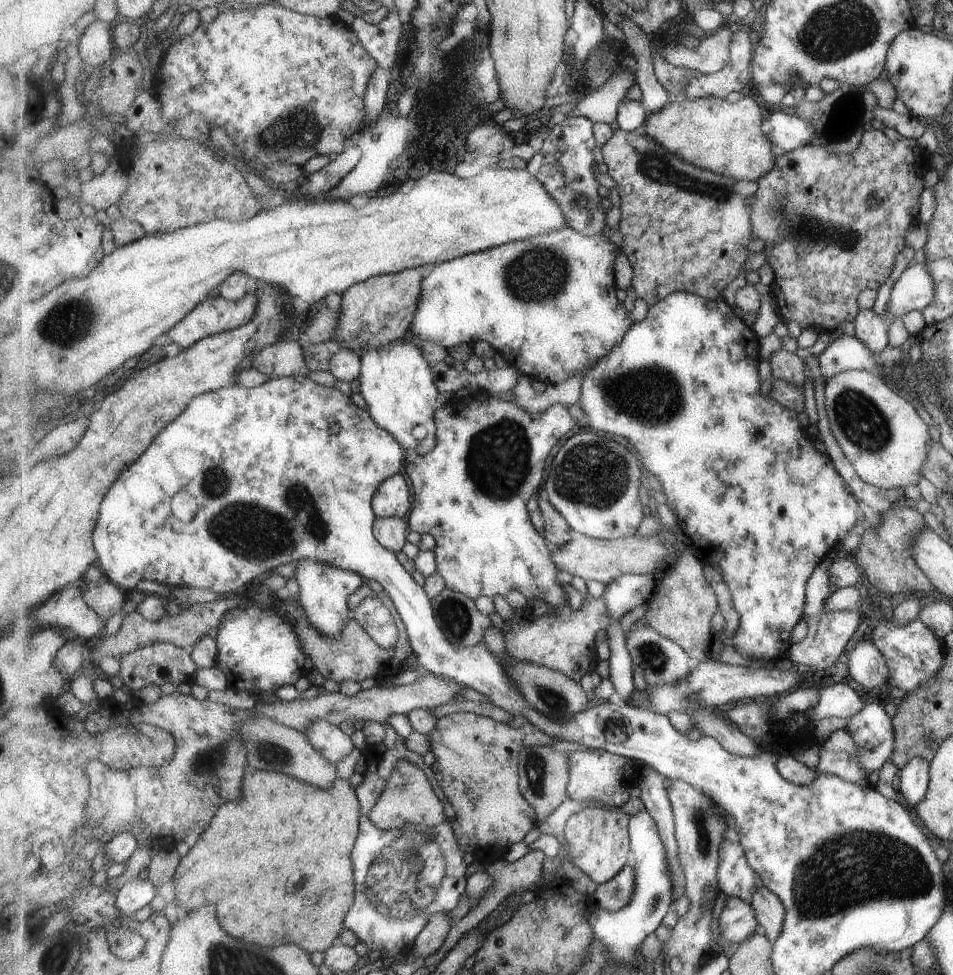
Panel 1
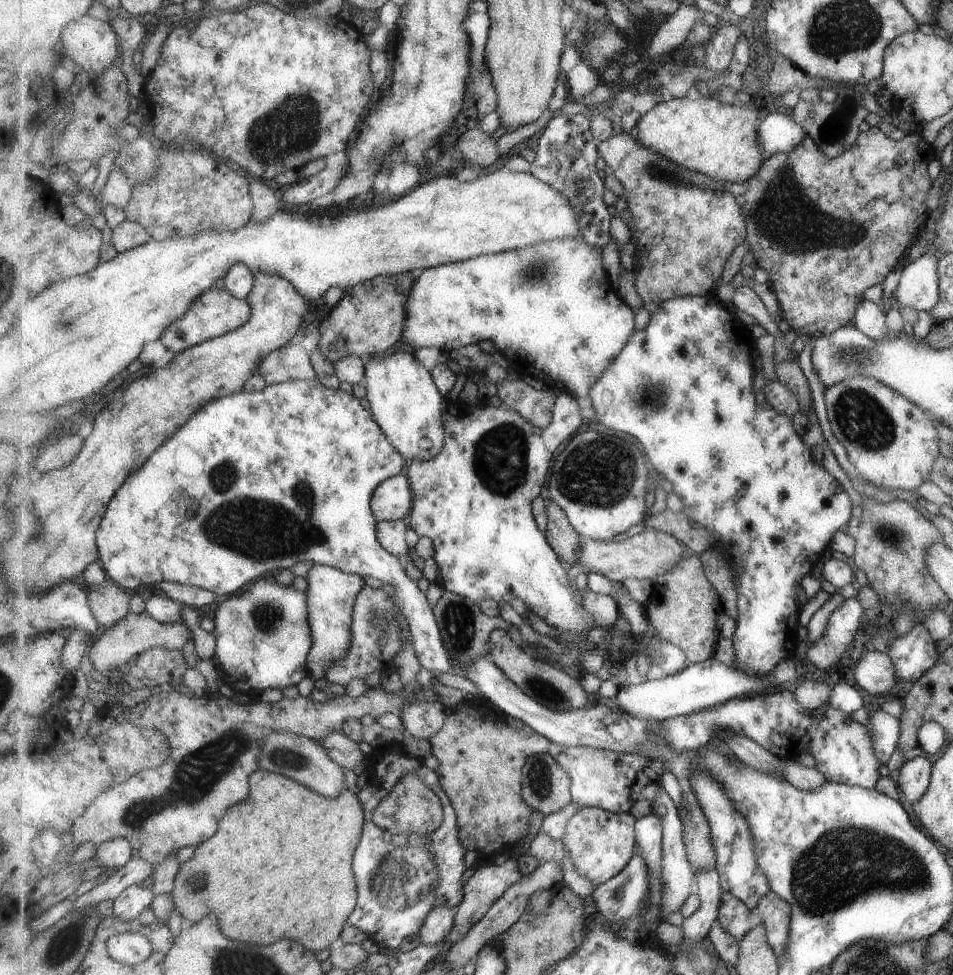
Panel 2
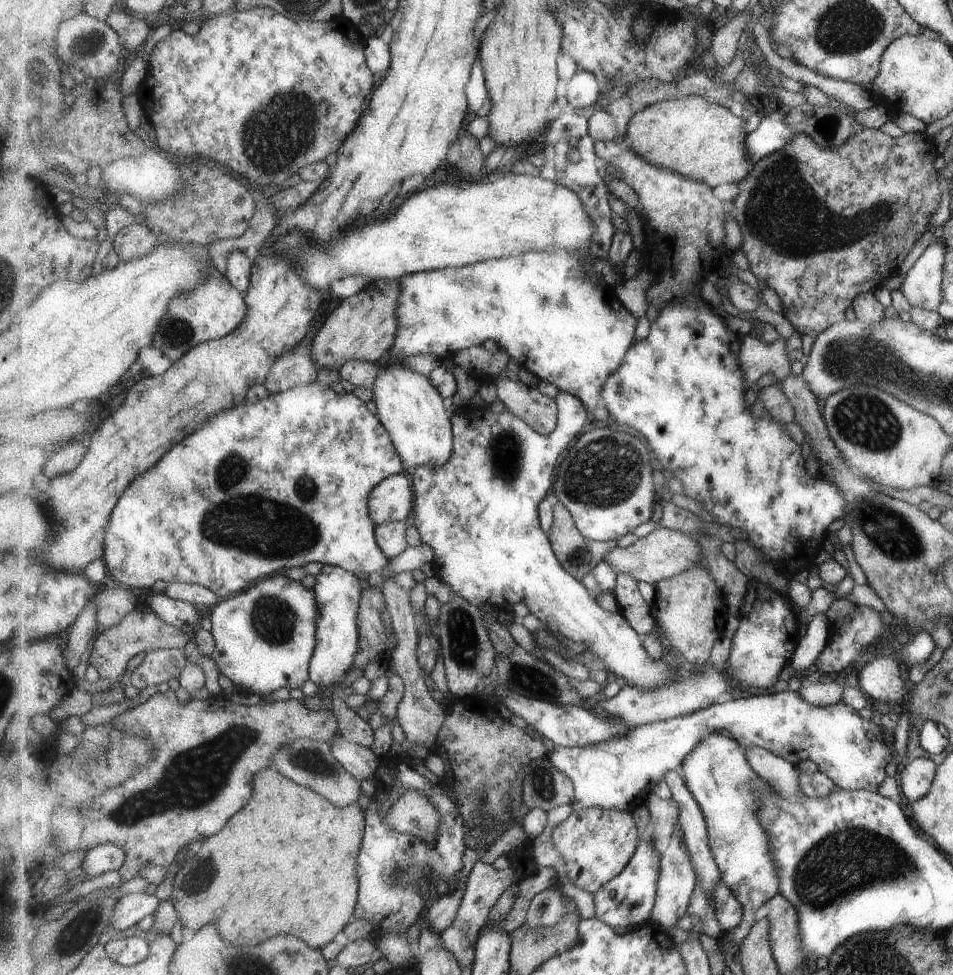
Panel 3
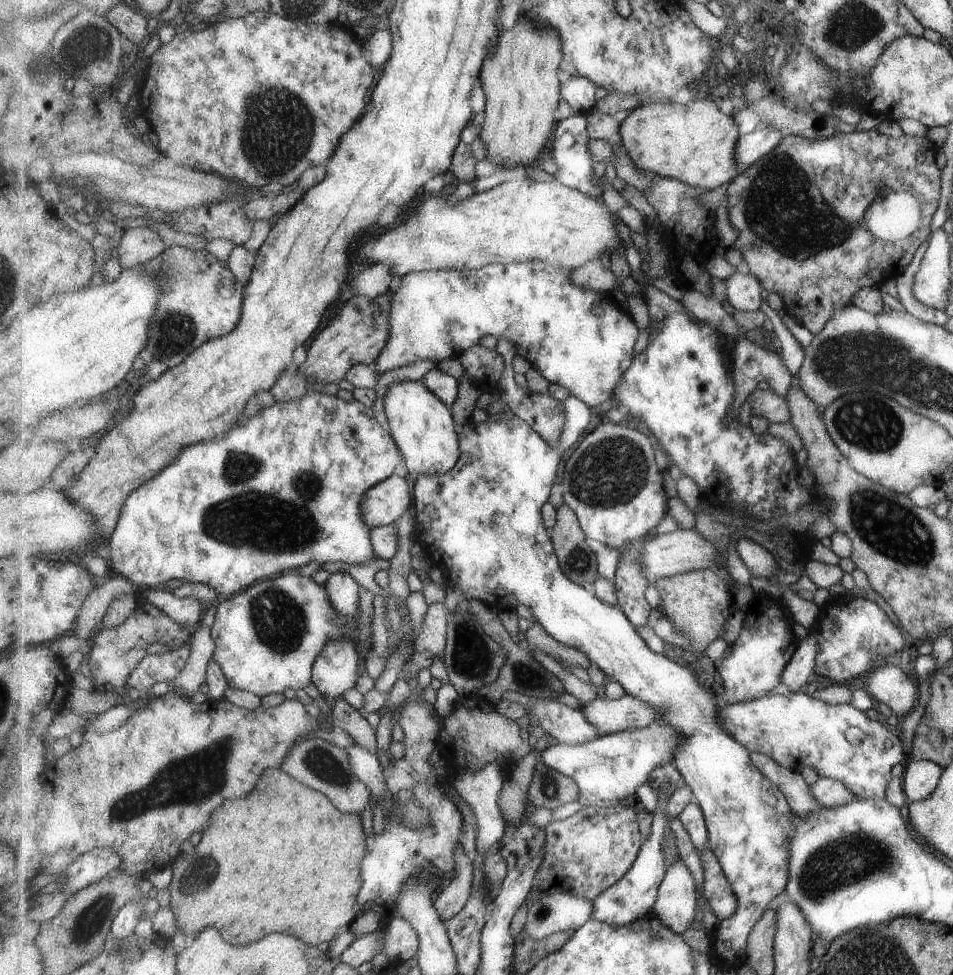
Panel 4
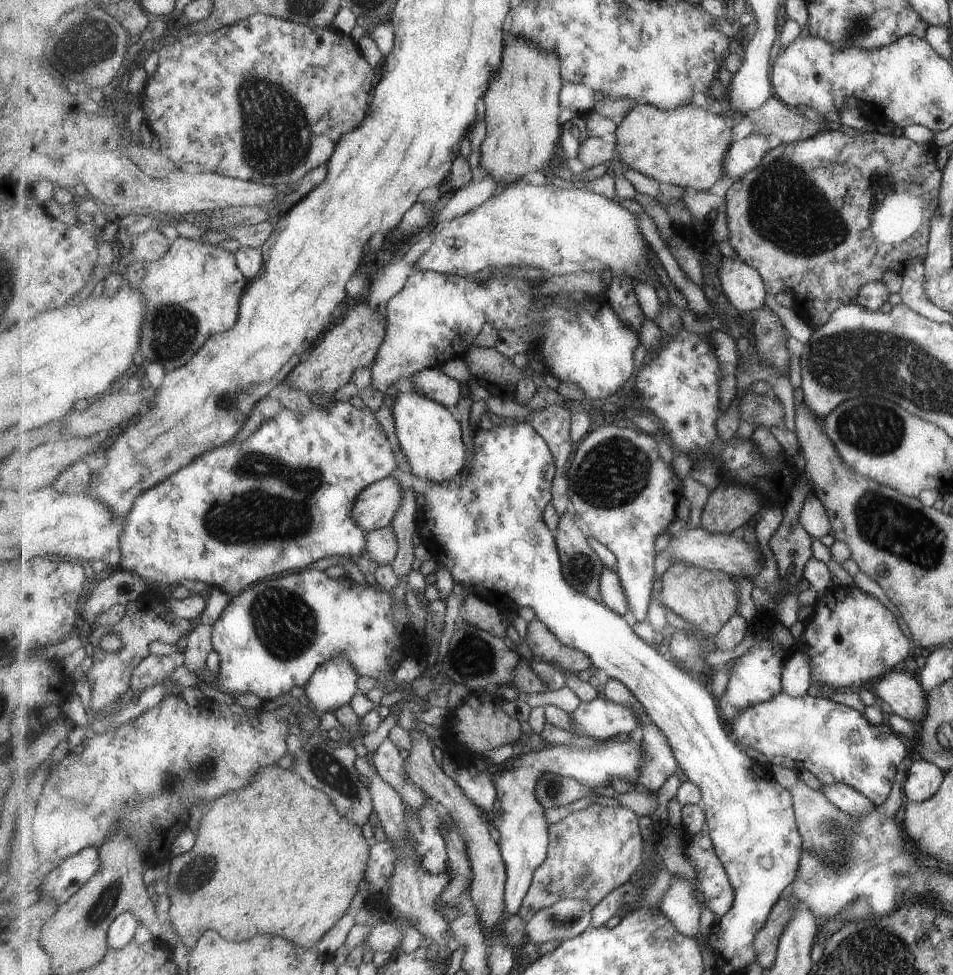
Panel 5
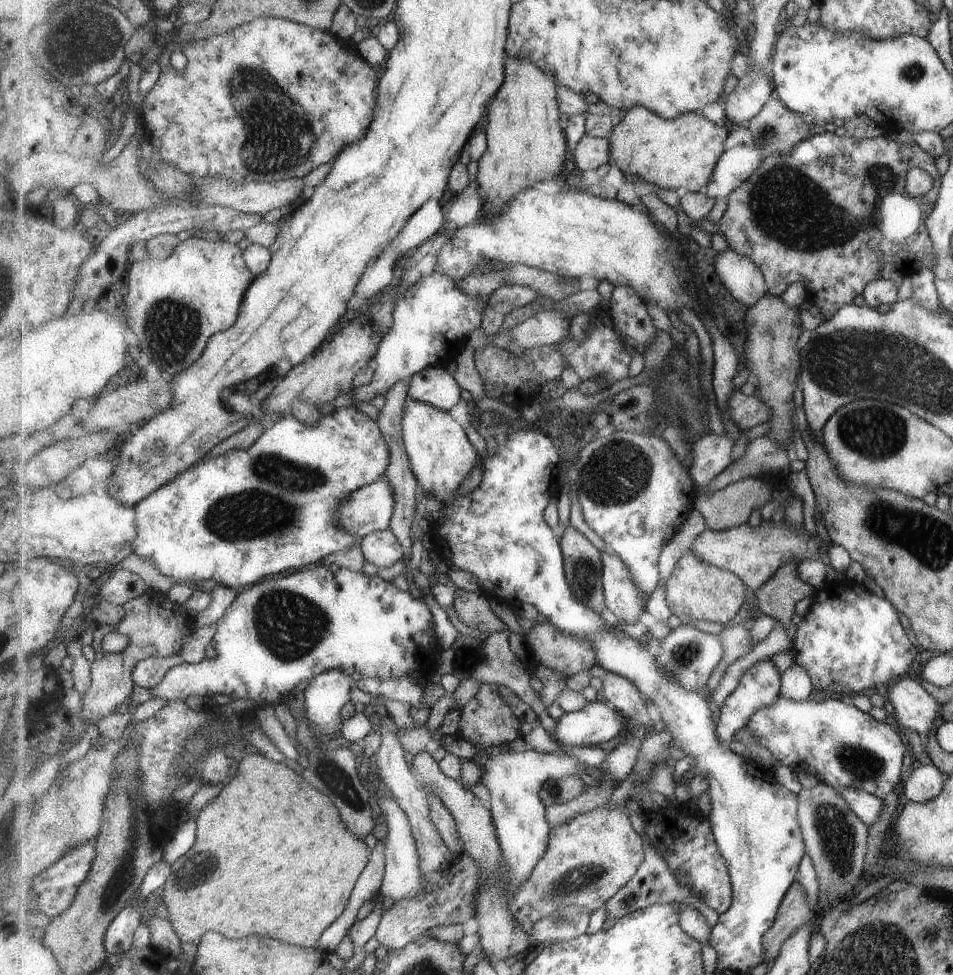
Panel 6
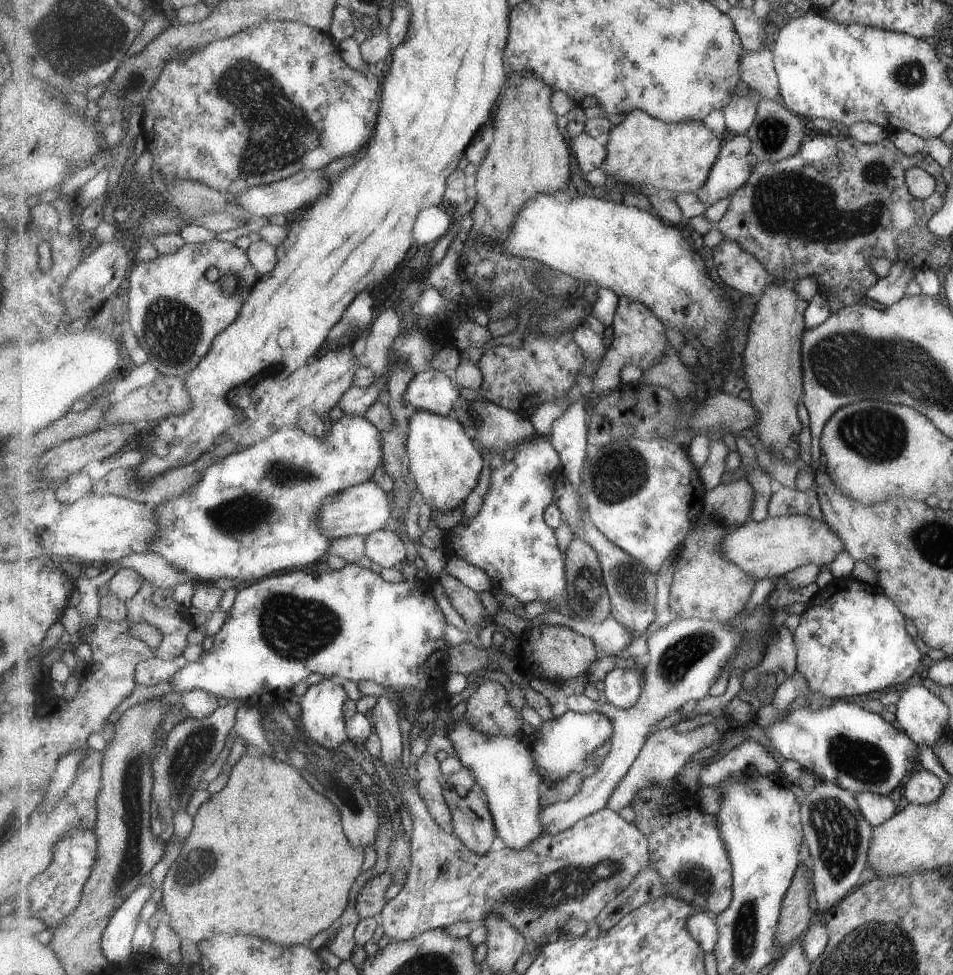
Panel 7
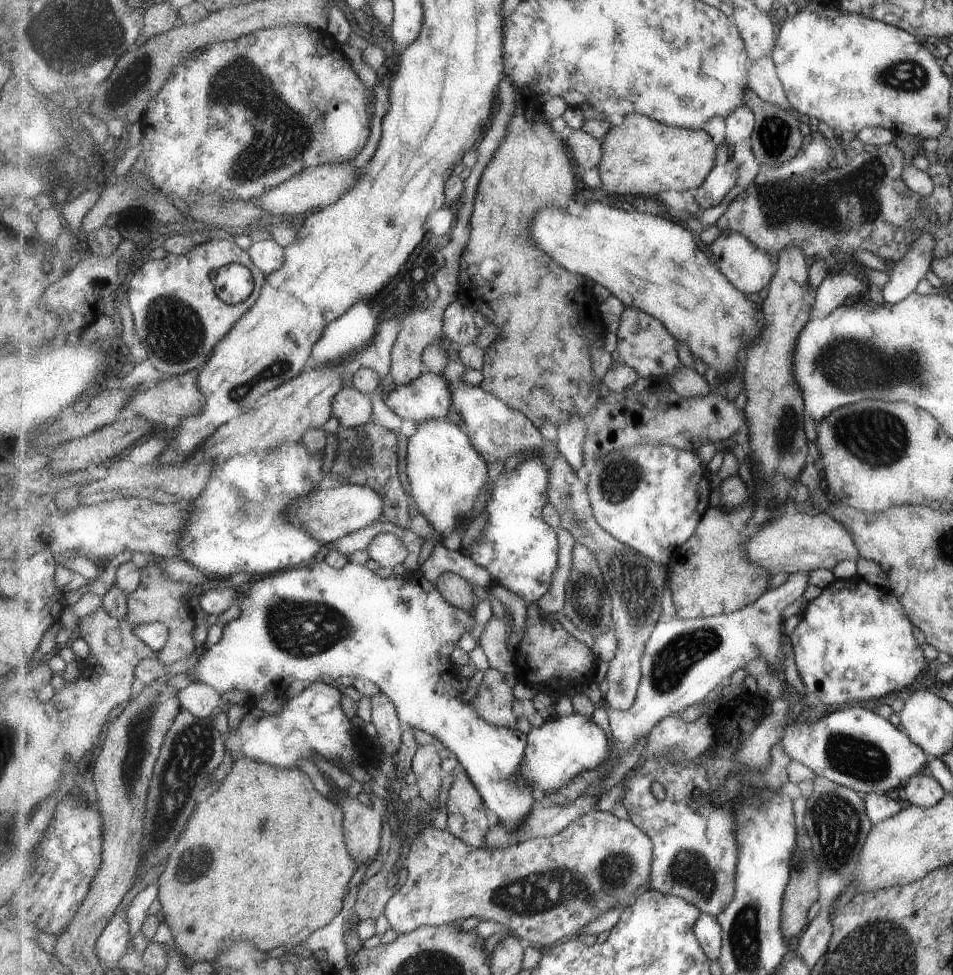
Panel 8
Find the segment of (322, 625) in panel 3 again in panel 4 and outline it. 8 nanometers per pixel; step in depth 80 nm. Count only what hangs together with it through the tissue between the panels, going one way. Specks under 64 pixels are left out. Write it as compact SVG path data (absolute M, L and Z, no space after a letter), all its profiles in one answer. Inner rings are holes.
M346 572L331 574L324 586L332 598L332 603L346 619L352 616L359 608L359 584L357 580ZM350 637L328 644L317 657L312 682L321 697L334 708L339 699L356 688L359 680L359 652Z

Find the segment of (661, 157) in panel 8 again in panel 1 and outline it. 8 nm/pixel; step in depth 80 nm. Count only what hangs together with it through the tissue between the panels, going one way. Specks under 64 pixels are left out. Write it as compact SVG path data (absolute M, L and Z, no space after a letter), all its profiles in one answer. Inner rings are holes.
M715 96L674 98L663 110L649 115L643 131L653 140L659 140L669 152L699 168L740 182L757 183L767 172L777 168L775 146L766 132L766 122L759 104L751 96L744 96L735 104Z

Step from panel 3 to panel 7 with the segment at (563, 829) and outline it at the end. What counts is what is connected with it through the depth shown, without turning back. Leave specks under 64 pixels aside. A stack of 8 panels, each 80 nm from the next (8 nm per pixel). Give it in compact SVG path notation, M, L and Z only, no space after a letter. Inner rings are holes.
M382 696L377 698L377 702L369 714L369 720L374 725L375 732L378 734L381 740L381 757L382 762L387 765L387 770L391 771L393 784L396 782L397 790L400 792L401 802L407 804L406 807L411 814L413 820L413 831L411 836L412 844L412 863L410 869L408 870L408 876L403 888L398 892L394 898L388 901L386 907L382 910L381 916L383 917L383 929L385 930L384 935L389 935L392 941L404 941L415 938L419 936L422 932L433 930L433 929L445 929L449 928L451 924L455 922L477 922L481 925L488 918L490 914L498 914L500 917L503 916L505 920L508 920L518 931L523 934L526 940L539 940L543 943L543 939L556 932L559 934L560 928L564 926L563 922L569 920L569 918L578 919L579 921L585 921L590 923L595 921L597 916L603 912L603 909L612 901L617 898L634 880L635 877L644 869L651 864L651 852L650 852L650 842L648 836L645 836L644 832L636 825L636 823L627 822L623 816L619 816L618 812L611 810L609 807L598 810L585 818L579 819L571 828L564 830L556 835L550 835L545 833L539 835L530 845L520 848L519 850L505 847L500 851L492 850L491 852L480 855L476 852L470 851L467 845L457 836L453 831L443 828L432 816L430 810L428 809L428 804L424 801L421 796L420 791L414 792L417 782L410 780L410 776L407 773L407 762L409 760L409 755L407 753L407 740L405 739L405 730L402 726L401 716L395 707L394 701L390 700L388 696Z

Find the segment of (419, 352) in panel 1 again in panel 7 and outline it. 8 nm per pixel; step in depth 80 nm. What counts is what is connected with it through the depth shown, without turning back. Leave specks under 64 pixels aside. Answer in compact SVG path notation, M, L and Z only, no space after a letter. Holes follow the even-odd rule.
M417 410L410 418L408 428L410 469L423 501L431 510L441 514L455 510L479 484L481 470L485 468L481 450L472 435L467 434L467 426L459 418L449 420L434 412Z

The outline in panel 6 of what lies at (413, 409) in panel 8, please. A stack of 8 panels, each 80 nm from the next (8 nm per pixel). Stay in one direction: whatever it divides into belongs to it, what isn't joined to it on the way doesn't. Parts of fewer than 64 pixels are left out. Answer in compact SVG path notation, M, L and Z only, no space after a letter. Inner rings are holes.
M430 365L424 371L417 372L409 380L409 396L419 402L427 402L440 410L451 410L461 400L464 389L441 365Z

